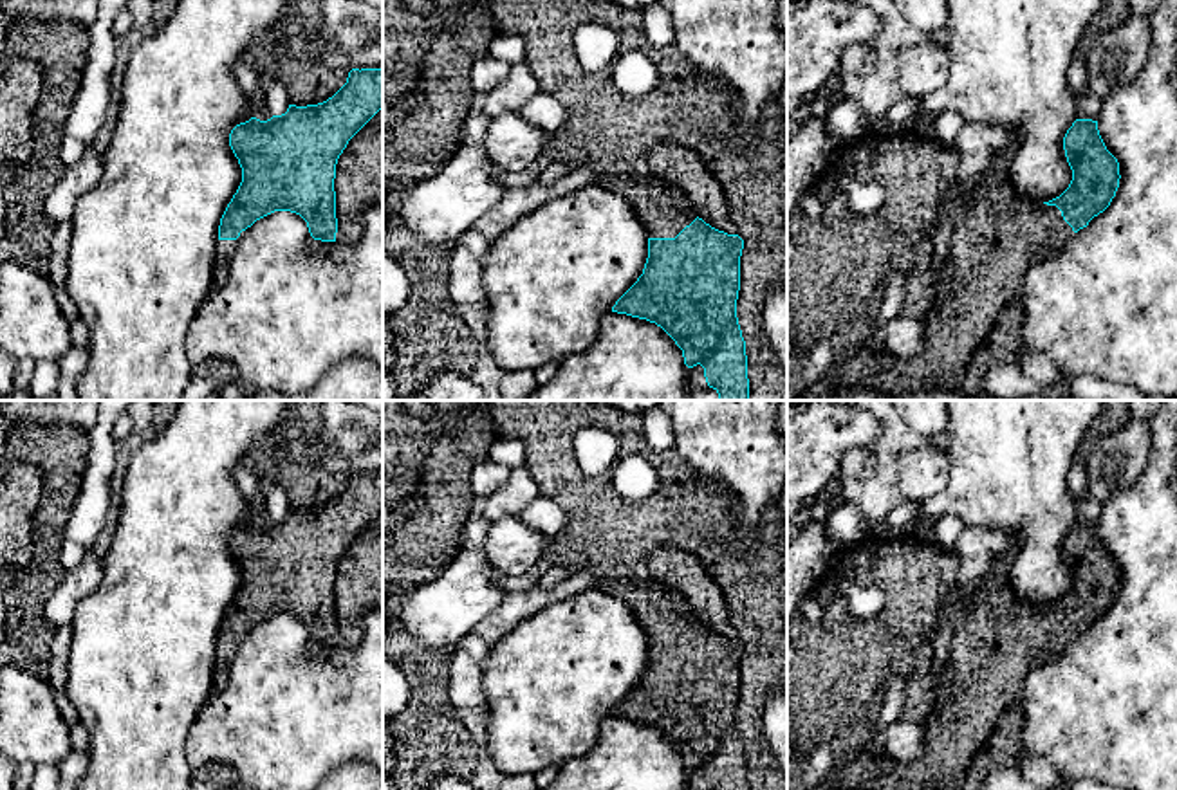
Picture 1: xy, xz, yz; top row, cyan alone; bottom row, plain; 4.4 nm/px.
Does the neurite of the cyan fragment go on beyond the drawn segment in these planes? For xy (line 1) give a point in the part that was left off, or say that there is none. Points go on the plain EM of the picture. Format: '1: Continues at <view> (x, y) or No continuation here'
1: Continues at xy (224, 652)

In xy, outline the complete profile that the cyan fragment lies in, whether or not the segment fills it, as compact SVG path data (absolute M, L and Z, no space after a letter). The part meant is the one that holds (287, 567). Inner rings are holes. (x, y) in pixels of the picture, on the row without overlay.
M383 471L352 473L347 487L327 505L318 509L289 509L282 519L267 525L251 521L229 537L229 550L242 572L242 586L227 608L220 629L215 664L215 691L222 687L227 664L240 640L256 624L274 617L300 619L314 644L336 646L336 568L348 545L383 512Z

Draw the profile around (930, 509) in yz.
M948 400L950 431L944 447L950 453L950 482L944 492L919 505L913 521L894 530L877 523L876 536L883 539L912 537L926 519L951 512L968 527L984 527L1015 536L1018 552L1009 566L1011 590L1031 608L1043 608L1060 601L1072 584L1072 574L1063 554L1063 541L1076 525L1078 496L1069 492L1067 478L1074 456L1099 417L1105 400Z

